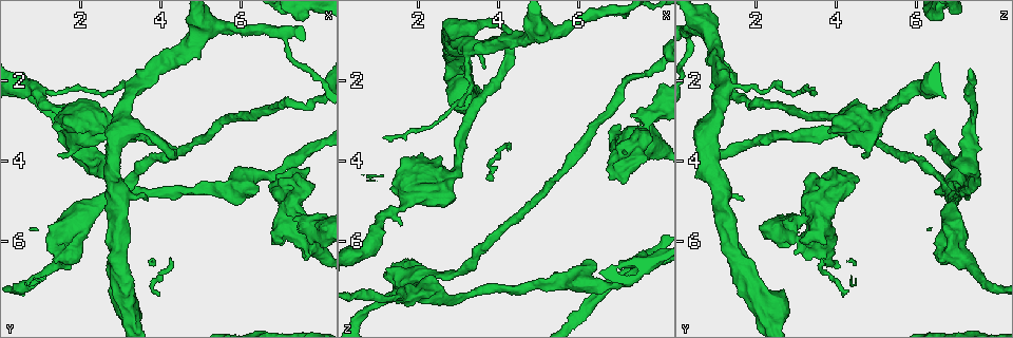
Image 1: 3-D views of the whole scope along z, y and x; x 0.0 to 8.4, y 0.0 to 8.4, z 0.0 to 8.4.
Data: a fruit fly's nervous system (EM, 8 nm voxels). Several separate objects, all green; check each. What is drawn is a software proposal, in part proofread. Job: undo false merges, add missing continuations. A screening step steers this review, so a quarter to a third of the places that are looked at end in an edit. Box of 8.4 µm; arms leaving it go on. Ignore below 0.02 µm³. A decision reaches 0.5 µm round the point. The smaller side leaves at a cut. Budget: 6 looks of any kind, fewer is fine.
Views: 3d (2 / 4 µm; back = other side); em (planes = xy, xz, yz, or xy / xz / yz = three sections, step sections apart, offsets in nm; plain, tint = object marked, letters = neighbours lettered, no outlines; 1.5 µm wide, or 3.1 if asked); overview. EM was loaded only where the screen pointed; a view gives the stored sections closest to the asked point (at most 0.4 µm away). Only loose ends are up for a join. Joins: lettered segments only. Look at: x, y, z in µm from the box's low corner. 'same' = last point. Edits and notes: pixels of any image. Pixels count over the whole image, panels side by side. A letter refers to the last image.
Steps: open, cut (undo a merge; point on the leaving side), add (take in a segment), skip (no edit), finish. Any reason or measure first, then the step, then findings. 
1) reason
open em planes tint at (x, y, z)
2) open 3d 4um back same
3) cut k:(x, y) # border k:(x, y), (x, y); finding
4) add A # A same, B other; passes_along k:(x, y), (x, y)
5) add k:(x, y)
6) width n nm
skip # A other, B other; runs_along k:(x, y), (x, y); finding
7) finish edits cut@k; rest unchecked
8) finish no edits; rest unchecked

sudden change in width
open 3d 4um at (2.75, 4.90, 6.80)

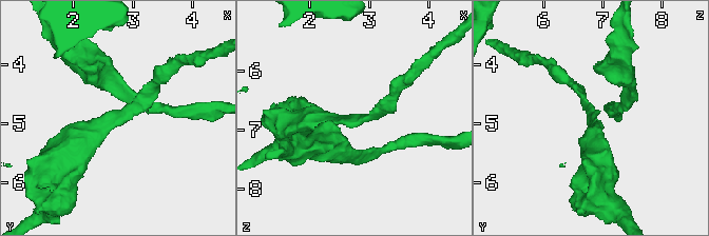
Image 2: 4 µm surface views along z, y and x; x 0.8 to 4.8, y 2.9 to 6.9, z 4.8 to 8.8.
open em planes tint at (2.75, 4.85, 6.85)

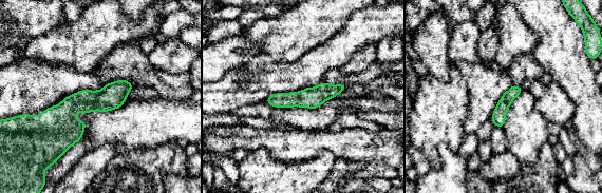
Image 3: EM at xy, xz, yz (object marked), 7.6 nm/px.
open em planes letters same

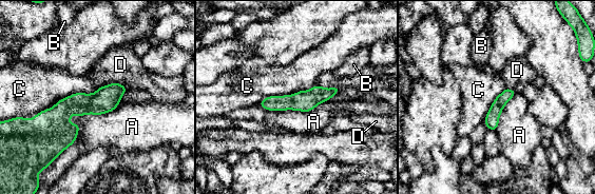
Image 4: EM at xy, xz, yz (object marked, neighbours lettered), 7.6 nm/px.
width 110 nm; longest_contact C 550 nm
skip # A other, B other, C other, D other; continuous, no second neuron

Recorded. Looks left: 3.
thick turns thin
open em planes letters at (5.70, 4.75, 7.10)

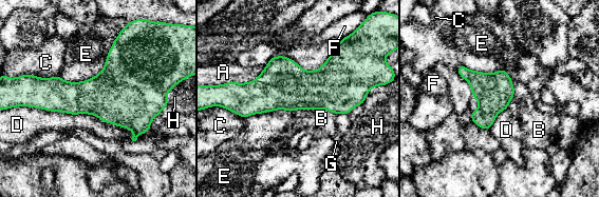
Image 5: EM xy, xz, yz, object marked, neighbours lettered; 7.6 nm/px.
skip # A other, B other, C other, D other, E other, F other, G other, H other; border 5:(297, 109), (325, 109), (333, 113); all the same neuron

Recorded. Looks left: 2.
finish no edits; rest unchecked

